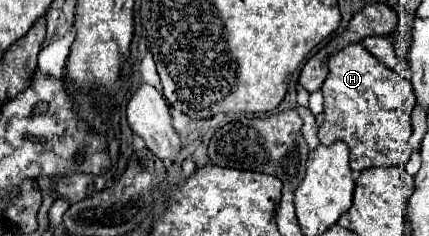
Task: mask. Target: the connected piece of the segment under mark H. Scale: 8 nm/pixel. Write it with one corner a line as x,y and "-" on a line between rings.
361,42
349,44
329,58
329,76
321,92
325,98
325,120
319,126
319,140
323,146
345,140
351,148
351,170
397,166
409,160
413,86
391,68
385,68

